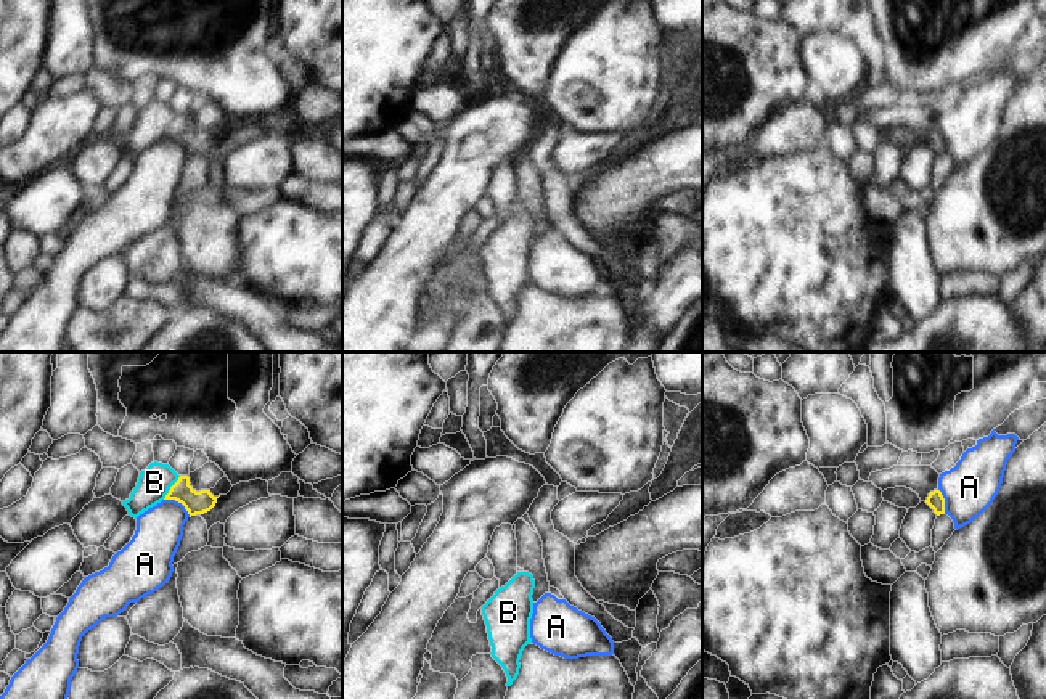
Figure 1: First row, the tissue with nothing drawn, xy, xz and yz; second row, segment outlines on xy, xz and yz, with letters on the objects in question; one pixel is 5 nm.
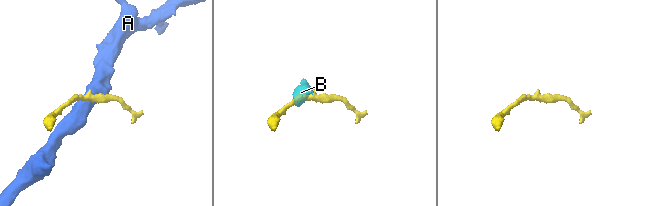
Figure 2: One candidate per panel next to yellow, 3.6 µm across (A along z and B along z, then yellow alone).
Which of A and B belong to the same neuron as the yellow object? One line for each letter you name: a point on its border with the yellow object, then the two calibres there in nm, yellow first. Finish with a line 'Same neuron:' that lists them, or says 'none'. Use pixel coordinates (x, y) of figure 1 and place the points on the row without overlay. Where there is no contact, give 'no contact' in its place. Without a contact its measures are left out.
Same neuron: none

